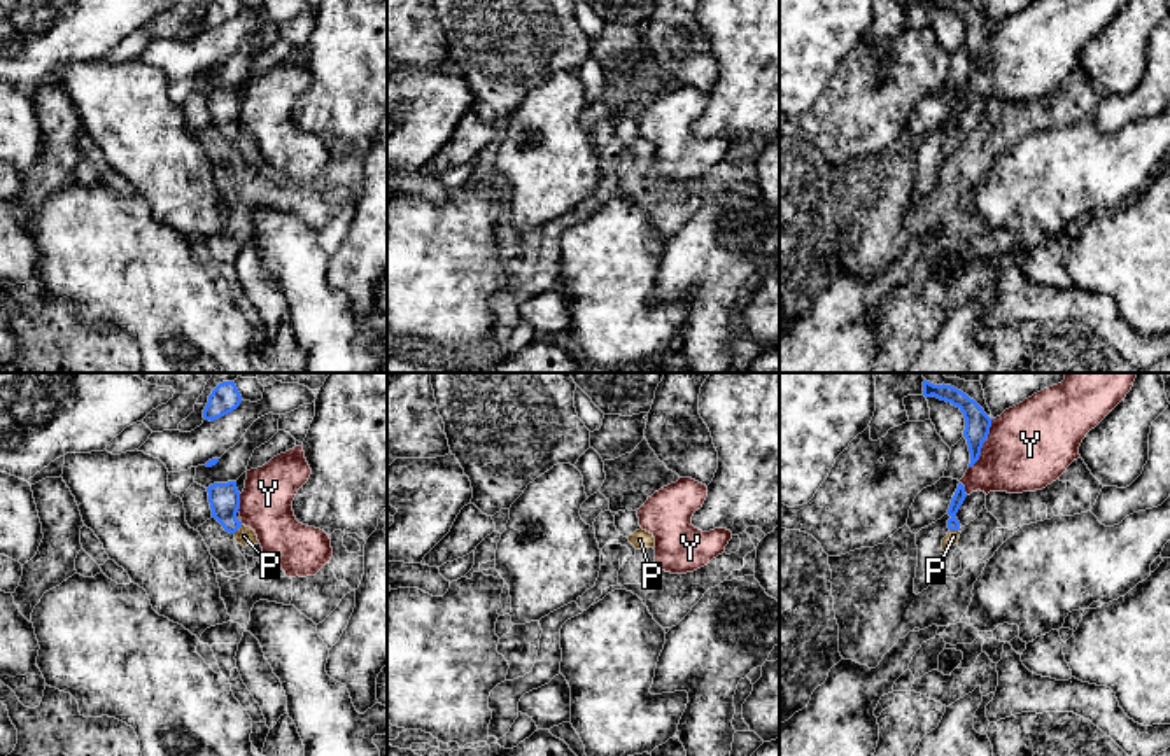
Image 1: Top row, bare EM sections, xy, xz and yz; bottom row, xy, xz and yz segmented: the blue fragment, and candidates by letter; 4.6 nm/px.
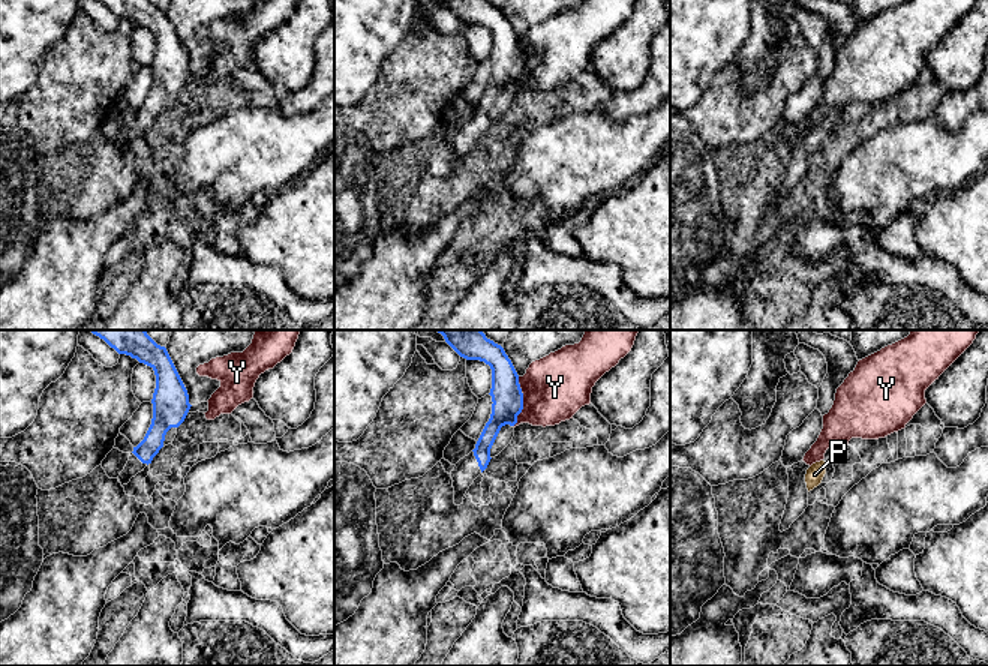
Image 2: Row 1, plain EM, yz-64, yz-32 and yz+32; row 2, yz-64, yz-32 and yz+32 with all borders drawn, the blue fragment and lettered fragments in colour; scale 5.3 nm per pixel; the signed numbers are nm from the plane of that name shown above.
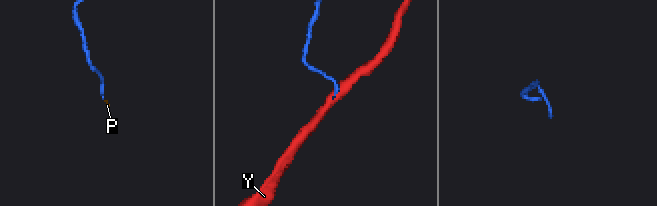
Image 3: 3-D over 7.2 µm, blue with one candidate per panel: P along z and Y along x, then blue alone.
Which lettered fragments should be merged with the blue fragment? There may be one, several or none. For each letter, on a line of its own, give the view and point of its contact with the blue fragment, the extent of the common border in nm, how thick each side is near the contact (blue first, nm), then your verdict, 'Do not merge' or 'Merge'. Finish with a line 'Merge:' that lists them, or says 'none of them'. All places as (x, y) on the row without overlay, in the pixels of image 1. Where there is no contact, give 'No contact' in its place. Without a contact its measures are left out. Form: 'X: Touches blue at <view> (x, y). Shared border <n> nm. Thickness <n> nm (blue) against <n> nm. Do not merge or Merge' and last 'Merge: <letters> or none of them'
P: Touches blue at yz (955, 137). Shared border 50 nm. Thickness 60 nm (blue) against 60 nm. Merge
Y: Touches blue at yz (983, 49). Shared border 260 nm. Thickness 120 nm (blue) against 400 nm. Do not merge
Merge: P

